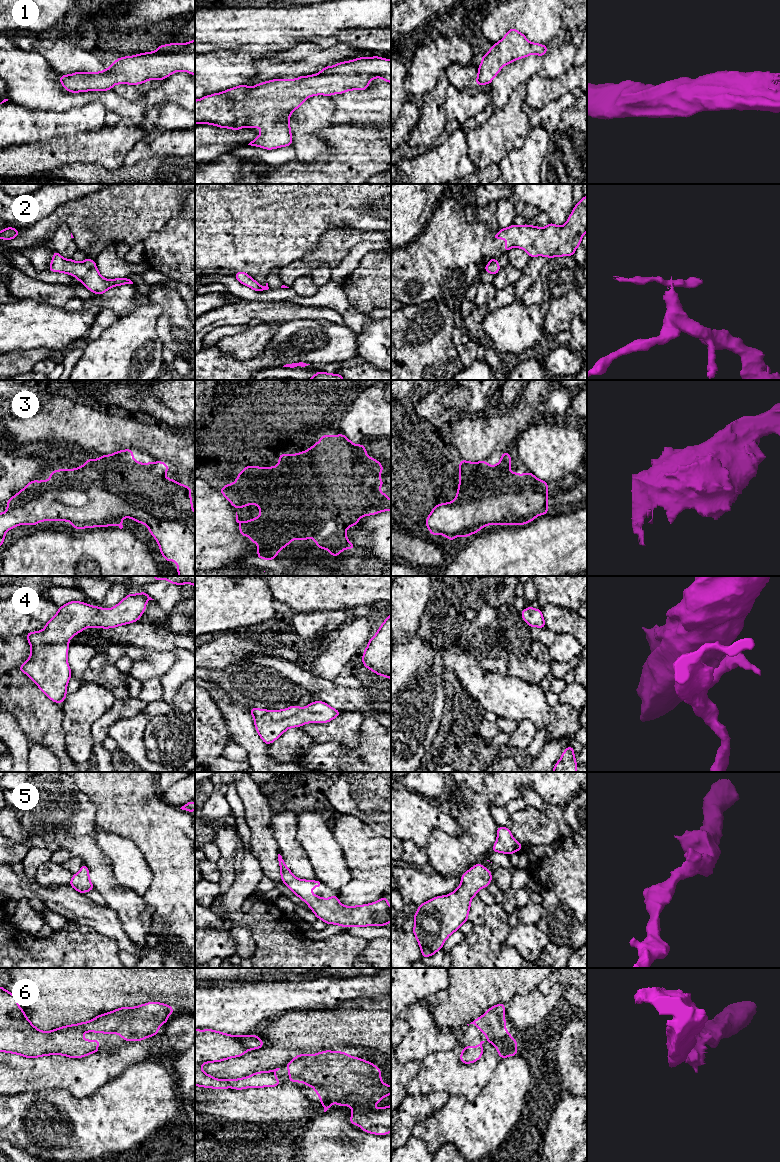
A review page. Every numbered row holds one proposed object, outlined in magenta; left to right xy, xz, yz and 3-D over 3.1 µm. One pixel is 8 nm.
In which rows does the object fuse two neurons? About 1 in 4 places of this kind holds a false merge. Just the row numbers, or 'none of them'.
2

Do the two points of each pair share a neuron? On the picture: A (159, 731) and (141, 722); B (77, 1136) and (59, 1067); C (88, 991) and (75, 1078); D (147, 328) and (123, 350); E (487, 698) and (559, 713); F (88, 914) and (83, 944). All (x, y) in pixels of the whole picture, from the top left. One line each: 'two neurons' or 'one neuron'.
A: two neurons
B: two neurons
C: two neurons
D: one neuron
E: one neuron
F: two neurons

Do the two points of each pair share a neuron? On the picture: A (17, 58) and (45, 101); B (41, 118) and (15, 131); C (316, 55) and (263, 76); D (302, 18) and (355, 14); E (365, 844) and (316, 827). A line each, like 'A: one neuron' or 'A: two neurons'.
A: one neuron
B: one neuron
C: one neuron
D: one neuron
E: two neurons

